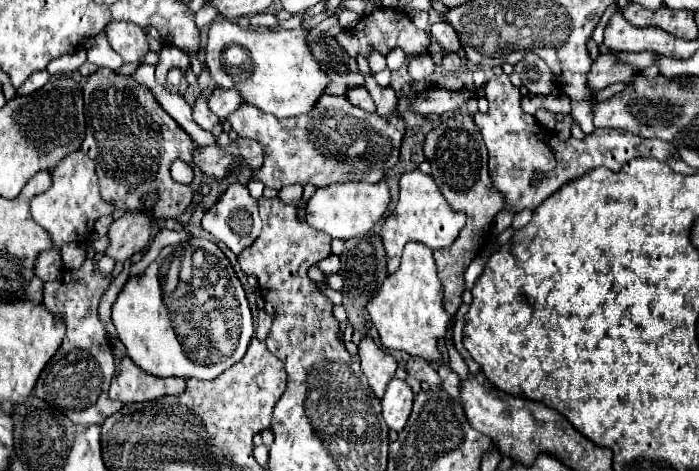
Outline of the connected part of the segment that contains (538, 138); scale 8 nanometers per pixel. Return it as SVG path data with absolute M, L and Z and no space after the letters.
M505 73L495 76L484 86L484 96L490 102L490 110L488 114L474 114L474 122L488 148L490 178L502 192L506 206L512 208L512 214L526 208L534 210L548 196L560 190L564 182L568 184L596 166L606 166L612 172L618 172L632 158L656 158L660 162L678 158L676 148L664 140L644 140L620 130L594 130L584 140L560 140L556 132L540 126L534 116L522 110L522 94L512 86Z

